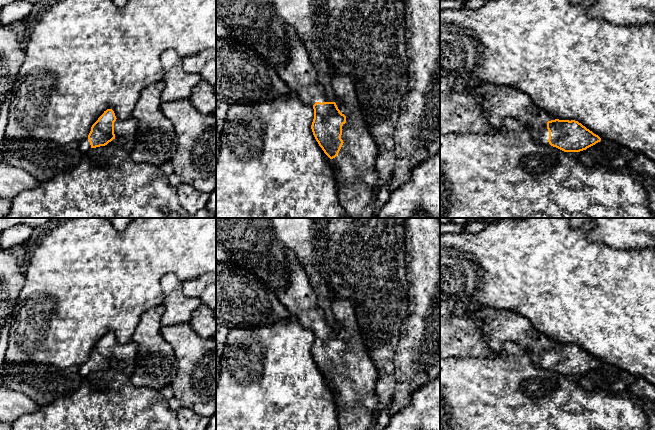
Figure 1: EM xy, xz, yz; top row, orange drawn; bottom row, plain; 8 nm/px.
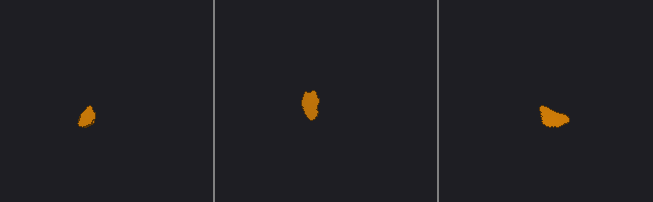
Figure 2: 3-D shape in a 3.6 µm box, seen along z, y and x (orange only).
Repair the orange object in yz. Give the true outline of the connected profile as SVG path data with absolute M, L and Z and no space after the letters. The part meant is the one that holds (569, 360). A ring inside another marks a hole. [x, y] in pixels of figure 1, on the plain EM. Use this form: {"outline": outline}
{"outline": "M483 307L469 318L482 324L482 332L494 351L505 342L515 342L526 351L535 366L548 365L564 376L580 376L601 362L575 344L551 344L547 347L533 325L524 317L509 311Z"}

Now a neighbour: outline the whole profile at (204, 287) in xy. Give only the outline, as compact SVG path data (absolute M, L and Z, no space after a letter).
M208 272L198 278L183 282L186 296L198 298L216 313L216 272Z

